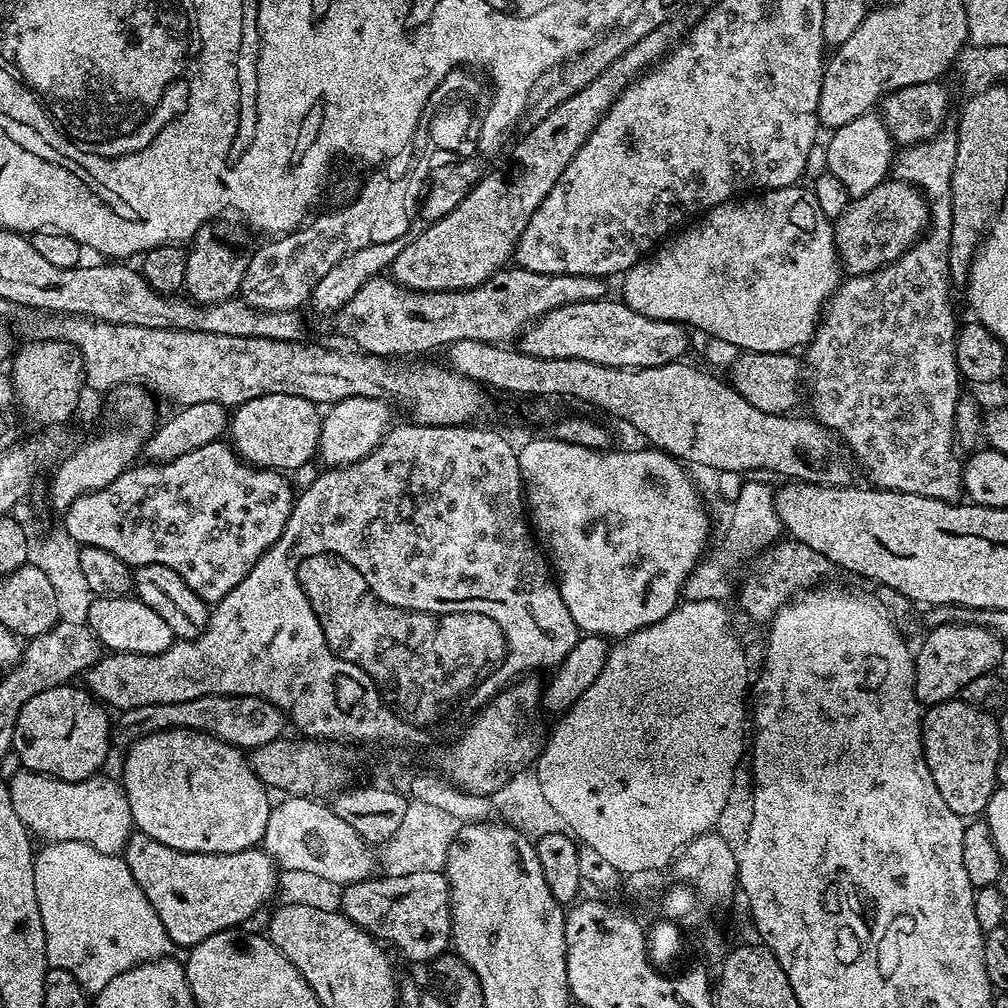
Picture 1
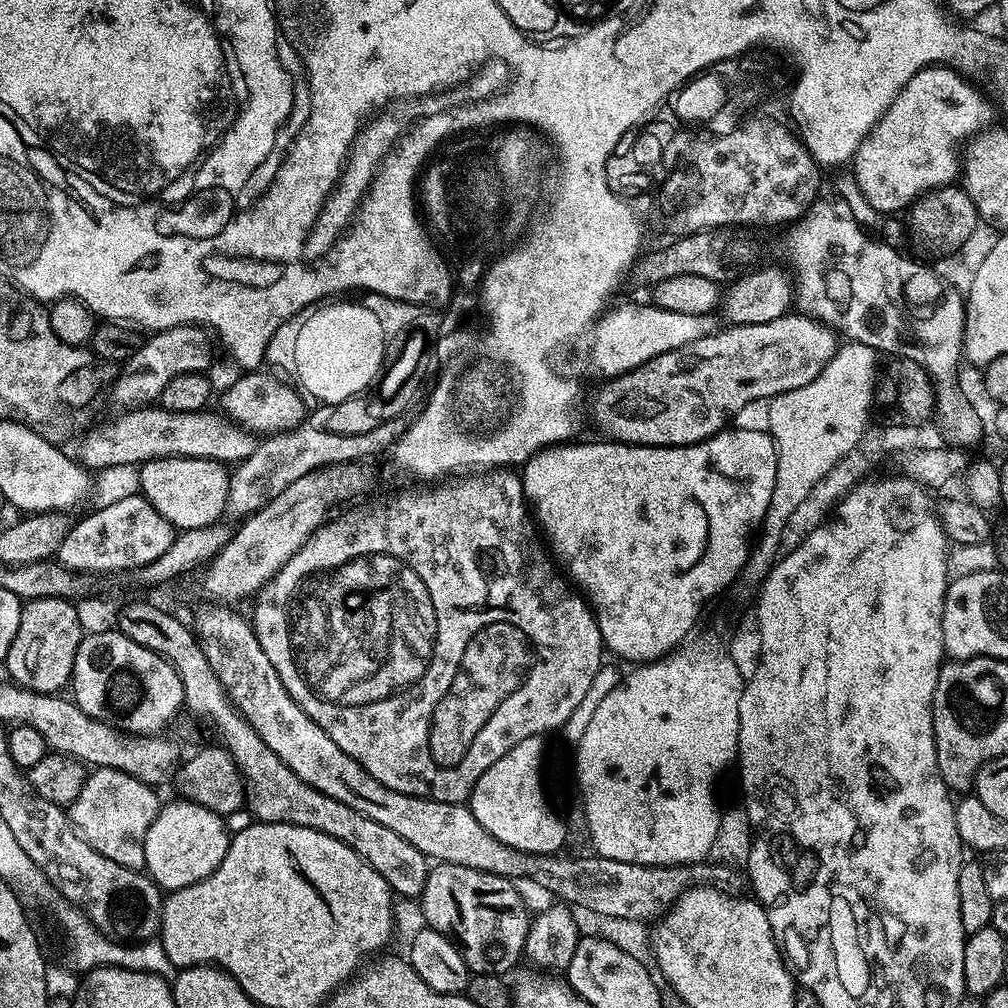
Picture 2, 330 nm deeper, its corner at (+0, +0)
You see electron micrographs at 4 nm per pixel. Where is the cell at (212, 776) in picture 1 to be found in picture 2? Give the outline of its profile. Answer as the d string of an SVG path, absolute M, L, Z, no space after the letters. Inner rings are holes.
M176 798L173 804L165 803L146 830L146 858L144 868L152 881L165 893L190 886L206 878L226 858L230 832L224 829L225 817L195 804Z

